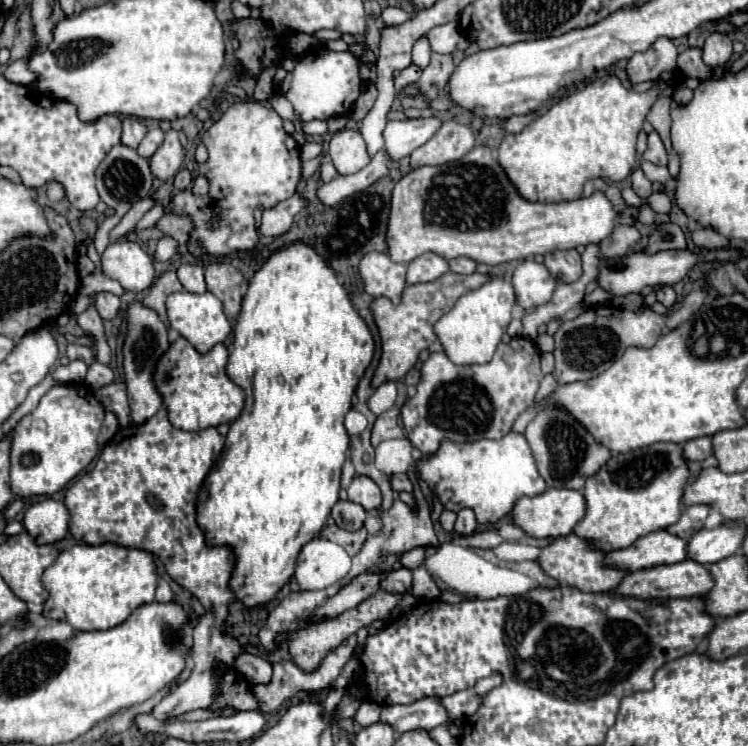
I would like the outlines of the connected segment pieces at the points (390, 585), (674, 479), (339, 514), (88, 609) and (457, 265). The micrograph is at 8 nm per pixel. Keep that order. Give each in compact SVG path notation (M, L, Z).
M402 567L398 571L390 571L382 581L382 589L410 589L412 587L412 571Z
M652 443L628 453L614 453L596 475L586 479L586 515L574 527L578 537L606 541L614 549L630 547L636 539L674 525L682 515L682 495L690 469L678 443Z
M338 501L332 509L332 517L338 527L348 529L348 531L358 531L364 527L366 521L366 511L362 505L352 503L352 501Z
M116 543L74 545L62 551L44 571L42 583L50 591L44 615L66 621L76 631L90 631L120 625L136 607L154 601L158 573L150 551L128 549Z
M458 257L458 259L452 259L450 261L450 271L454 273L462 273L462 275L472 275L476 273L476 261L468 259L468 257Z

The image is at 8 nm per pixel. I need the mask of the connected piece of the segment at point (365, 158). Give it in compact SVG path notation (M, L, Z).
M342 129L330 139L330 159L340 175L352 175L370 163L366 141L360 129Z

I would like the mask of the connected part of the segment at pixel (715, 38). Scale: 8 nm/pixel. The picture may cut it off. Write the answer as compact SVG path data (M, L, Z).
M712 33L704 43L704 63L710 67L724 67L732 57L732 41L724 33Z

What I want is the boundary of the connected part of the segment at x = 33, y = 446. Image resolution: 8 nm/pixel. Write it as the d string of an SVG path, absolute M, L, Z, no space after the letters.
M56 383L44 393L38 407L22 417L12 431L10 487L18 497L54 495L98 455L104 407L92 393L80 393L78 387L74 383Z

